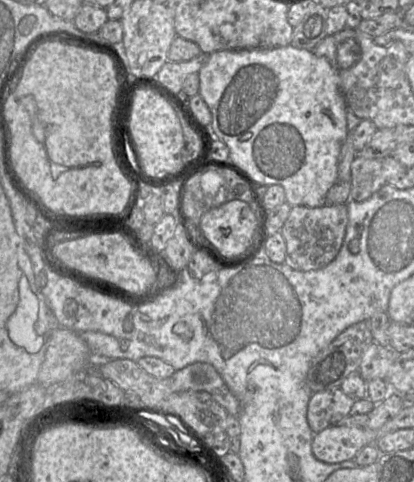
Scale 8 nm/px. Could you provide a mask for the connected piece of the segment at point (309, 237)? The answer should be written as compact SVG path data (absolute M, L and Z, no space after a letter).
M346 204L292 207L281 233L286 242L285 264L295 270L318 270L331 263L340 251L348 225Z

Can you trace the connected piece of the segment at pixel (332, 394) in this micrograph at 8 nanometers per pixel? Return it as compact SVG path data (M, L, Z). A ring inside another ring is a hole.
M340 388L312 394L307 409L307 422L314 434L349 416L354 402Z

